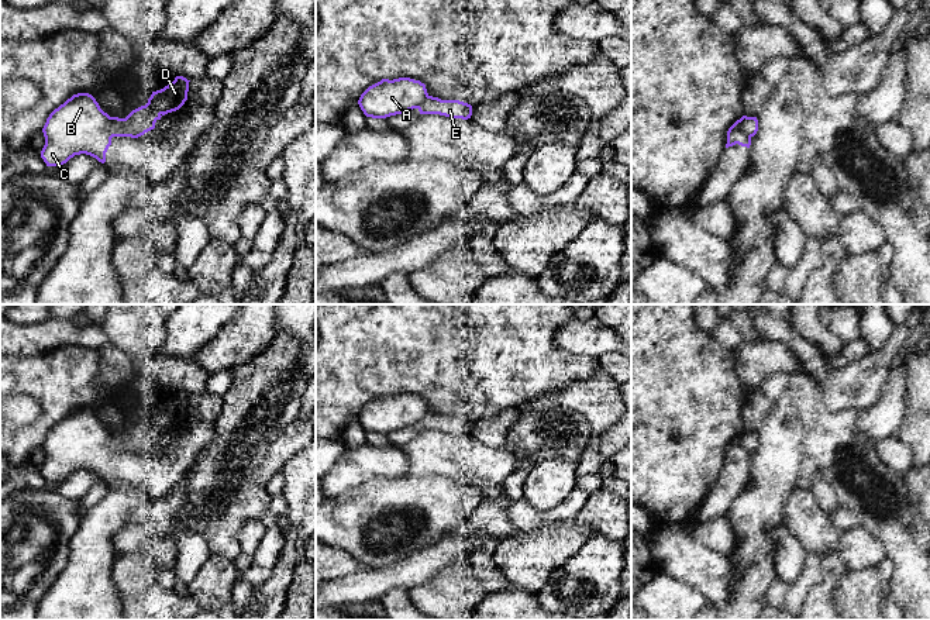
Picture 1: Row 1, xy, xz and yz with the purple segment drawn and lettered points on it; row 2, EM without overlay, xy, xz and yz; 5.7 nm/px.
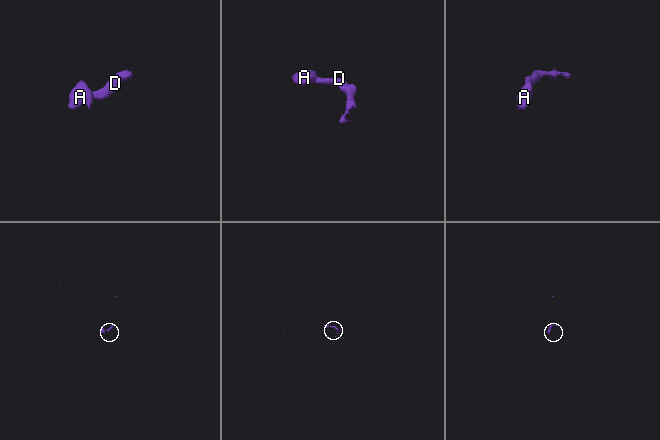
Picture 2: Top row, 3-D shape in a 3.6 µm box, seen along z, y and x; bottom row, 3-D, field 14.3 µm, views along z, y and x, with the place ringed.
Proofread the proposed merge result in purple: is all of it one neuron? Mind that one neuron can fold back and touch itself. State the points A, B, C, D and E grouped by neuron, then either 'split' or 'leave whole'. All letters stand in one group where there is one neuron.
A B C / D E | split

